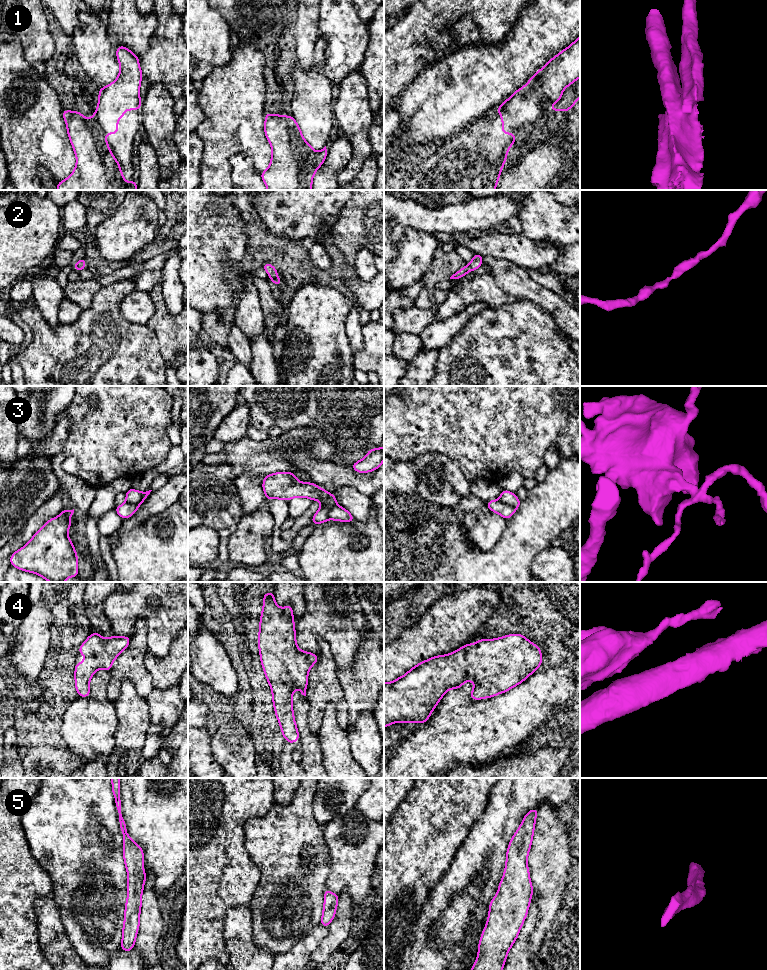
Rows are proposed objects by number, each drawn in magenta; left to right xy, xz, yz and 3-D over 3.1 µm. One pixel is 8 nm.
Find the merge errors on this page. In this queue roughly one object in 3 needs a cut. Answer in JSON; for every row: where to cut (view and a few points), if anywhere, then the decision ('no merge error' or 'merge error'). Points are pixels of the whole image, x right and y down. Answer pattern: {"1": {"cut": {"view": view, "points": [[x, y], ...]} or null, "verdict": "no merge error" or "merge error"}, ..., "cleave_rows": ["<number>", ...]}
{"1": {"cut": {"view": "xz", "points": [[287, 116], [299, 131], [289, 138], [291, 150], [325, 154]]}, "verdict": "merge error"}, "2": {"cut": null, "verdict": "no merge error"}, "3": {"cut": {"view": "xy", "points": [[144, 493], [139, 502], [126, 502]]}, "verdict": "merge error"}, "4": {"cut": null, "verdict": "no merge error"}, "5": {"cut": null, "verdict": "no merge error"}, "cleave_rows": ["1", "3"]}

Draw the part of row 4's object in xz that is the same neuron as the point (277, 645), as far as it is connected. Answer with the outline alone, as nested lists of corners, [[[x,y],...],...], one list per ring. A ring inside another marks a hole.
[[[274,591],[265,593],[263,599],[258,635],[261,664],[272,691],[274,710],[282,735],[287,742],[295,743],[299,739],[299,732],[293,714],[293,692],[298,688],[306,696],[308,672],[316,664],[318,655],[298,648],[291,605],[280,608],[274,600]]]

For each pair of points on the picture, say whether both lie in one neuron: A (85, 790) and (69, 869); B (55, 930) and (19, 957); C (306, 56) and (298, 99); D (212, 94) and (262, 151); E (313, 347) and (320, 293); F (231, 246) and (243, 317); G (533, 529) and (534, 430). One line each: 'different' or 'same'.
A: same
B: different
C: different
D: same
E: same
F: different
G: different

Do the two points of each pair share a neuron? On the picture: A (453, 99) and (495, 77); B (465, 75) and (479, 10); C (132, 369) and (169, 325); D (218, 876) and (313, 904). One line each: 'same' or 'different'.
A: same
B: different
C: different
D: different

